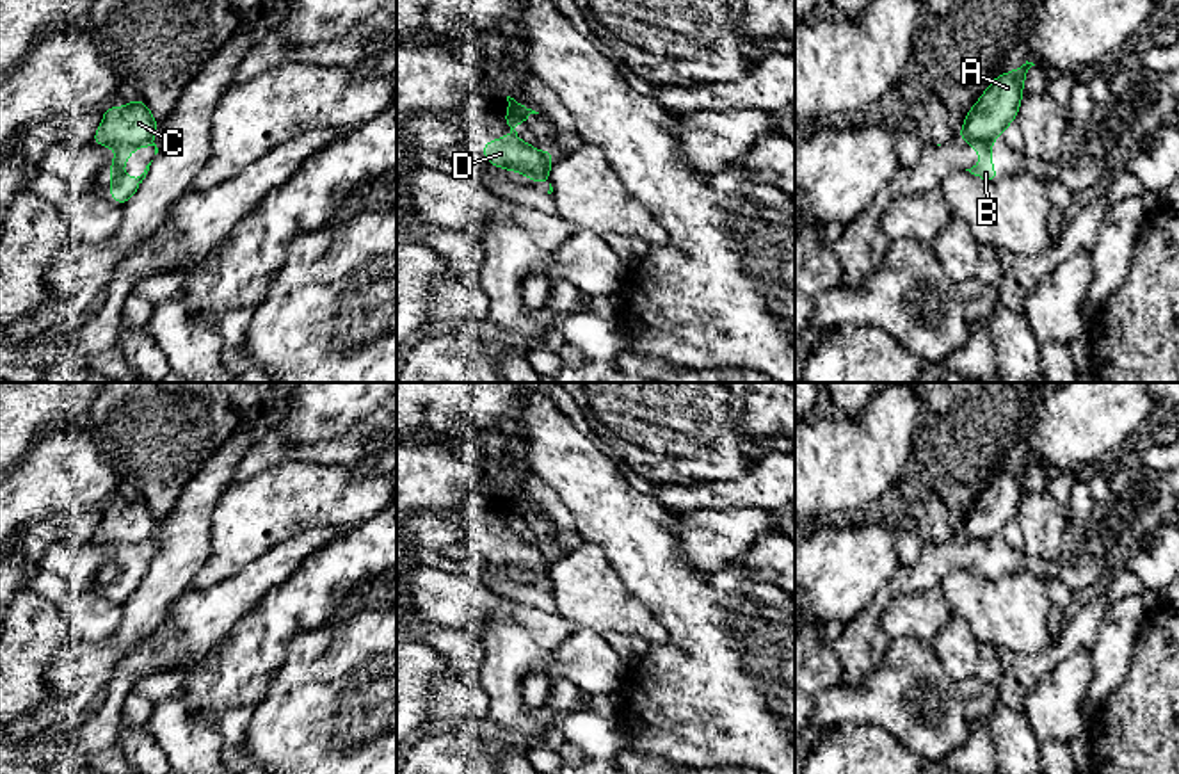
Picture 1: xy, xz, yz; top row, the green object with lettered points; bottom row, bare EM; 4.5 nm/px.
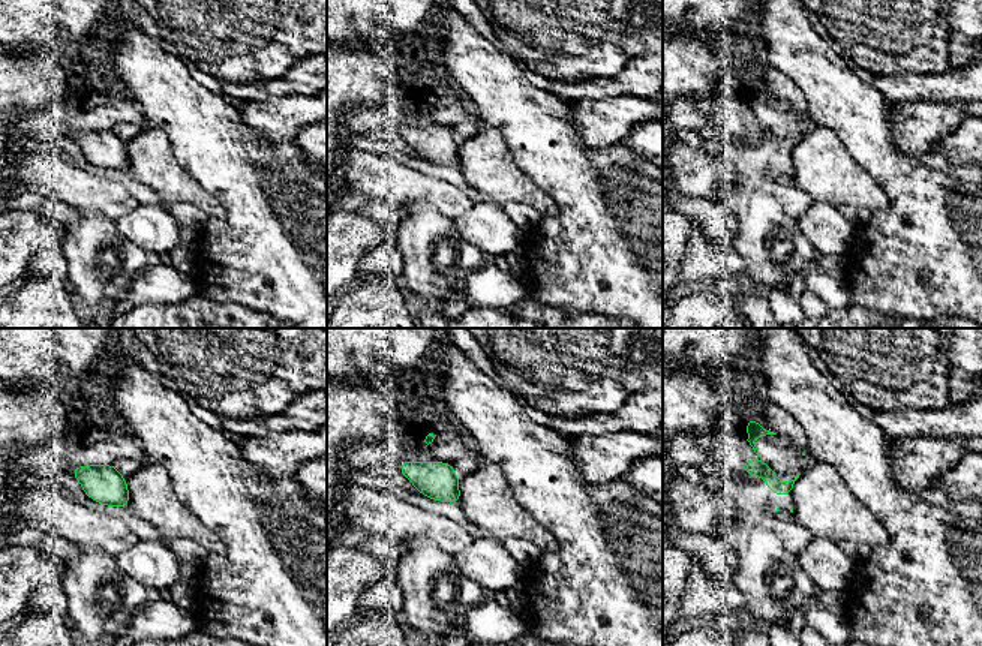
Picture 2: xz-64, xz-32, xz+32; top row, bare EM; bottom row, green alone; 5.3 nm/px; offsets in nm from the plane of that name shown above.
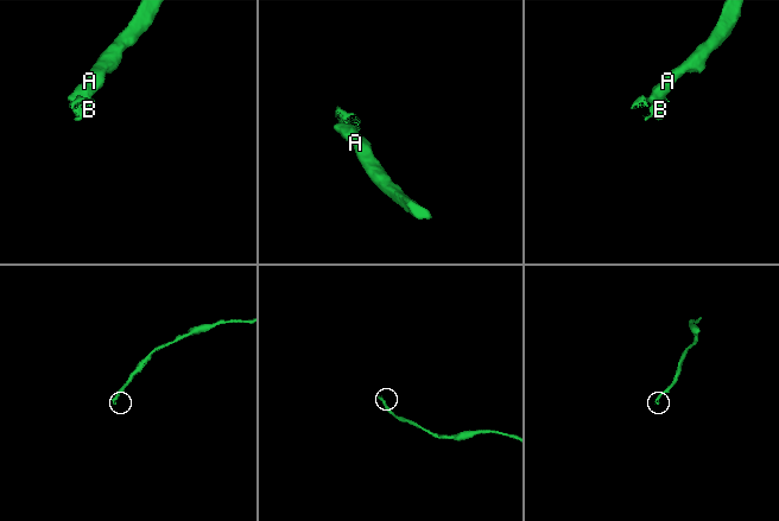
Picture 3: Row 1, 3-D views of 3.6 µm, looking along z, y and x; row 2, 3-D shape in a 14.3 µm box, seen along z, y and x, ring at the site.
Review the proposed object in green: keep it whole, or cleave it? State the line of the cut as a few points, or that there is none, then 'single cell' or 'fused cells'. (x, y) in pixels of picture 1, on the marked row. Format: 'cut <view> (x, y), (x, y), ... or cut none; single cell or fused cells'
cut xy (152, 137), (118, 148); fused cells

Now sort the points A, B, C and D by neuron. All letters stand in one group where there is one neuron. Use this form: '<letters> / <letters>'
A C D / B

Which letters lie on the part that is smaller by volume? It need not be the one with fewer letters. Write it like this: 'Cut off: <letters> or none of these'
Cut off: B

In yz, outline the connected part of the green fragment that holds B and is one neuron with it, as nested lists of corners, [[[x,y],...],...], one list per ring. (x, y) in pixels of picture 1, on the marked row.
[[[992,139],[989,141],[966,141],[964,142],[974,146],[978,149],[980,165],[973,165],[969,171],[971,174],[985,180],[985,181],[998,181],[1001,176],[992,169]]]

